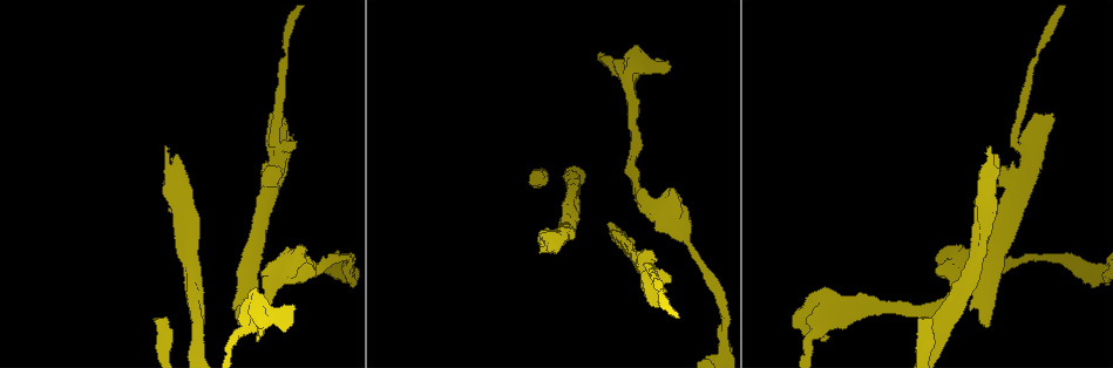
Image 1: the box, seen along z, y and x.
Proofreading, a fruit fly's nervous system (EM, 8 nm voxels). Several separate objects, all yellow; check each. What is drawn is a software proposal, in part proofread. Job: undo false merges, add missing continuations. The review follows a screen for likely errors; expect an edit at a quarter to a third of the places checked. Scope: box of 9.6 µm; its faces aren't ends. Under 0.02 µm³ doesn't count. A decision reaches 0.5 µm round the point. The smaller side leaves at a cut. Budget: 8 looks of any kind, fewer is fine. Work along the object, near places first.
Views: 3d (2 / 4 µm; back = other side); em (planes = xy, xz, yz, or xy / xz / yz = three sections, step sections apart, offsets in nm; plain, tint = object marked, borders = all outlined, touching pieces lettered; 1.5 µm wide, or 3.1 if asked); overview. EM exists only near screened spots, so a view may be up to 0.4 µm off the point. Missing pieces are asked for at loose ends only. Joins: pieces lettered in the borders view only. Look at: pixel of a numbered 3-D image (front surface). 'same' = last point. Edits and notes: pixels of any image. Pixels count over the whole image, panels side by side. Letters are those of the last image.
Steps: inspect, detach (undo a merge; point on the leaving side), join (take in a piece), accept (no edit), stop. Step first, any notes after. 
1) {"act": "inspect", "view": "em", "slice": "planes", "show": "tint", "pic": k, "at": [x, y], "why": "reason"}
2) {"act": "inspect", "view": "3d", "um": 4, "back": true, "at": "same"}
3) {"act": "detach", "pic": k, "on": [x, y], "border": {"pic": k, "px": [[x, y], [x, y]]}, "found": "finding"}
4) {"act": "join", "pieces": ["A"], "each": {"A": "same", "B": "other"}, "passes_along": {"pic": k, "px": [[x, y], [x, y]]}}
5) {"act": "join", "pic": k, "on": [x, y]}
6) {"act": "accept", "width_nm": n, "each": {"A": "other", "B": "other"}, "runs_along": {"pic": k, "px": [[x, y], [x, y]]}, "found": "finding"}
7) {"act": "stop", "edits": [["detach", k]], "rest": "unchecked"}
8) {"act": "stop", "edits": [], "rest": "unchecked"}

{"act": "inspect", "view": "3d", "um": 4, "pic": 1, "at": [959, 273], "why": "sudden change in width"}

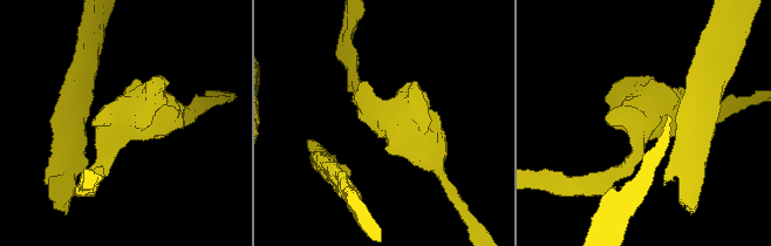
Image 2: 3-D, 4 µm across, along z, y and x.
{"act": "inspect", "view": "em", "slice": "planes", "show": "tint", "pic": 2, "at": [642, 120], "why": "shape alone is not enough"}

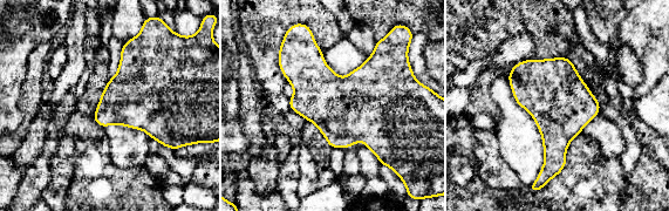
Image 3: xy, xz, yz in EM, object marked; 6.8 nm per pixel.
{"act": "inspect", "view": "em", "slice": "planes", "show": "borders", "at": "same"}

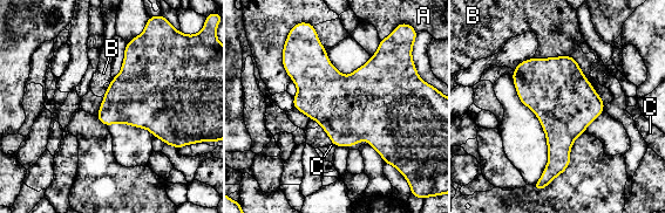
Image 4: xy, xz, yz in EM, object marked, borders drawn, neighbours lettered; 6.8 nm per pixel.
{"act": "accept", "longest_contact_nm": ["B", 400], "each": {"A": "other", "B": "other", "C": "other"}, "found": "all the same neuron"}

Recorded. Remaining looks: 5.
{"act": "inspect", "view": "3d", "um": 4, "pic": 1, "at": [287, 53], "why": "a narrow waist"}

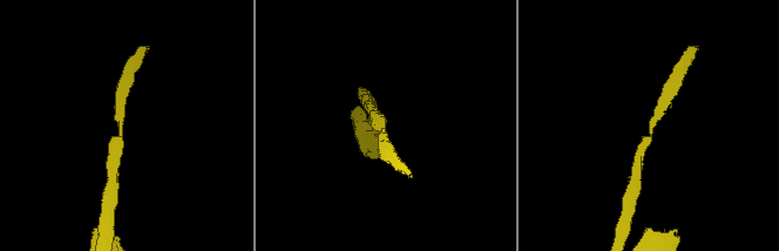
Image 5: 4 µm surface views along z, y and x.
{"act": "inspect", "view": "em", "slice": "planes", "show": "borders", "pic": 5, "at": [380, 130]}

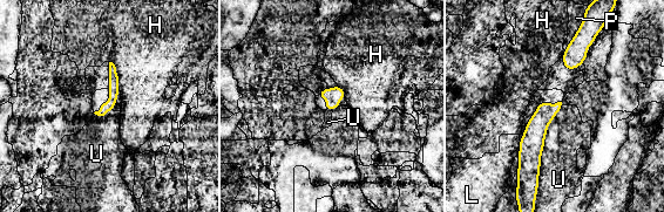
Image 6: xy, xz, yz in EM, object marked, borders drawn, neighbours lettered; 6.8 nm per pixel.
{"act": "accept", "each": {"H": "other", "L": "other", "P": "other", "U": "other"}, "runs_along": {"pic": 6, "px": [[557, 106], [536, 127], [533, 172]]}, "found": "one neuron here"}

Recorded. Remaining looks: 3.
{"act": "inspect", "view": "em", "slice": "planes", "show": "tint", "pic": 1, "at": [724, 347], "why": "sharp bend"}

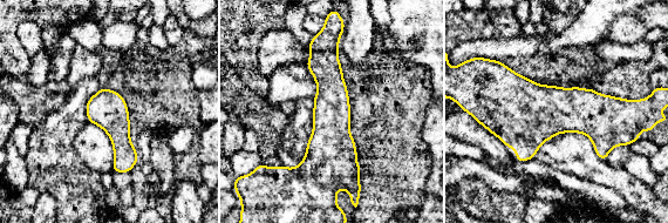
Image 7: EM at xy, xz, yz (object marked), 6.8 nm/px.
{"act": "inspect", "view": "em", "slice": "planes", "show": "borders", "at": "same", "why": "what lies round it"}

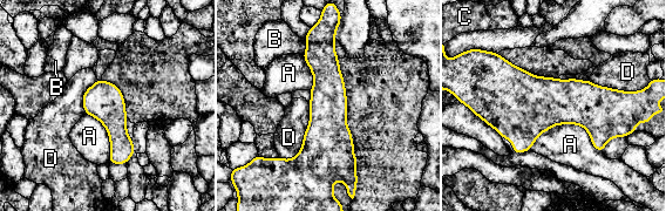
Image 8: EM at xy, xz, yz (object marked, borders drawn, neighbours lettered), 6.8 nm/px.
{"act": "accept", "width_nm": 260, "each": {"A": "other", "B": "other", "C": "other", "D": "other"}, "border": {"pic": 8, "px": [[530, 149], [579, 124], [602, 152]]}, "found": "continuous, no second neuron"}

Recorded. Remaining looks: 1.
{"act": "stop", "edits": [], "rest": "unchecked"}

